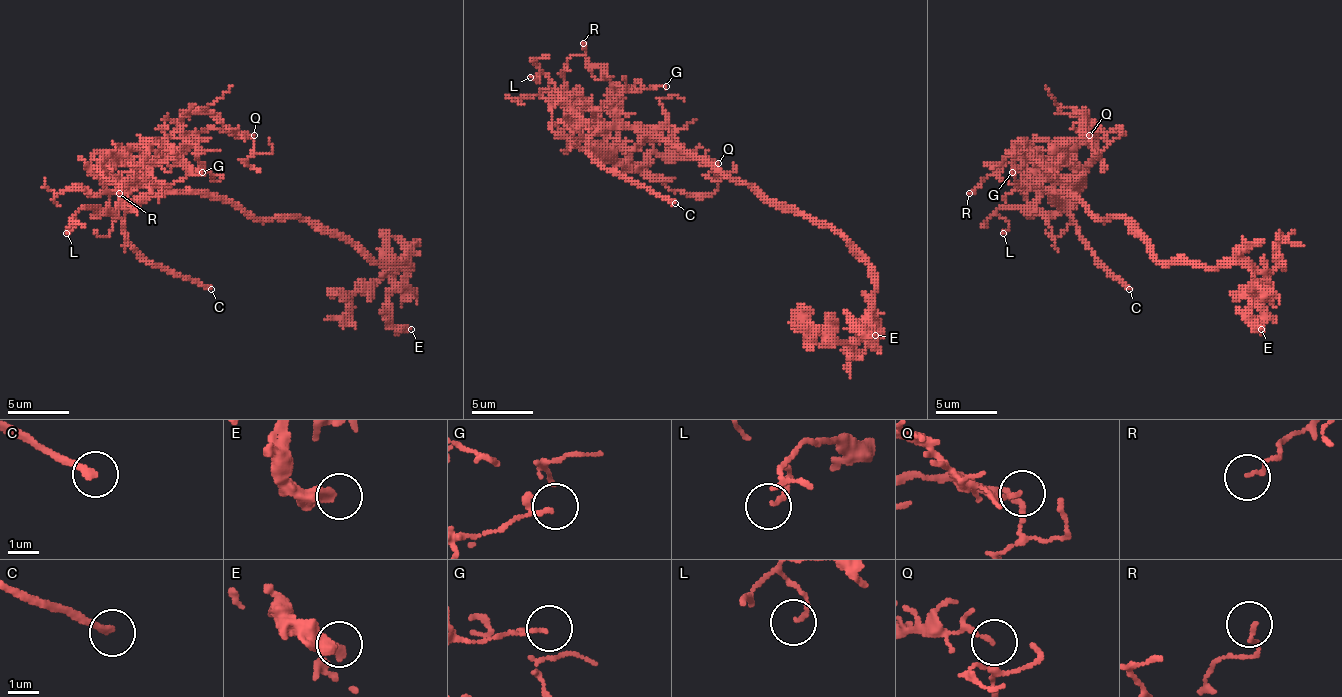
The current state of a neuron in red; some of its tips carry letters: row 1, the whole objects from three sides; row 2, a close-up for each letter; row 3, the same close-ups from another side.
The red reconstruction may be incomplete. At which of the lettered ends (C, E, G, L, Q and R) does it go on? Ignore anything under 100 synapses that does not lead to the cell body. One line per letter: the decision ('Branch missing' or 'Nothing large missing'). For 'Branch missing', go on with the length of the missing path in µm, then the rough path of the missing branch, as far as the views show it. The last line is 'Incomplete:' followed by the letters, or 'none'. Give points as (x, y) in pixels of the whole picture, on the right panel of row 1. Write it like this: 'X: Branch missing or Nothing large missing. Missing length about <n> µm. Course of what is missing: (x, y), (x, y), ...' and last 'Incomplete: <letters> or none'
C: Branch missing. Missing length about 60 µm
E: Nothing large missing
G: Nothing large missing
L: Nothing large missing
Q: Nothing large missing
R: Nothing large missing
Incomplete: C

